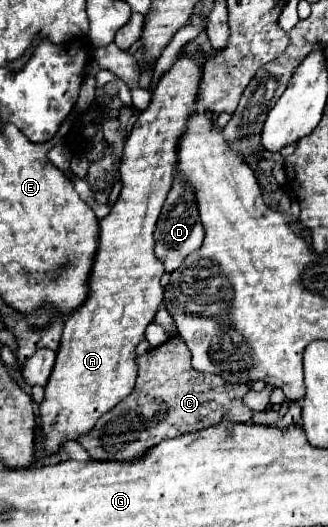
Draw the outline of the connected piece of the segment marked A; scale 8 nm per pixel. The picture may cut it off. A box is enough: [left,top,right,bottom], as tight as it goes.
[39,54,201,454]

